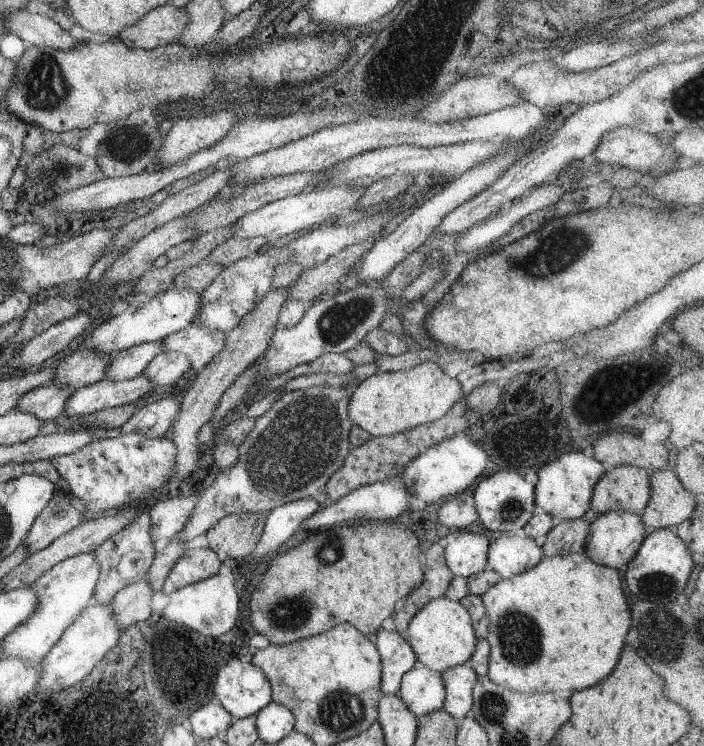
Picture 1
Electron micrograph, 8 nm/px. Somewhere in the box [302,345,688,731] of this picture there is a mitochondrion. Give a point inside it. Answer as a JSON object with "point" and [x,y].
{"point":[519,636]}

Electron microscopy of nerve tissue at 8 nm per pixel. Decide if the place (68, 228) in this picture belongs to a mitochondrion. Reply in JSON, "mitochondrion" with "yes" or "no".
{"mitochondrion":"no"}

